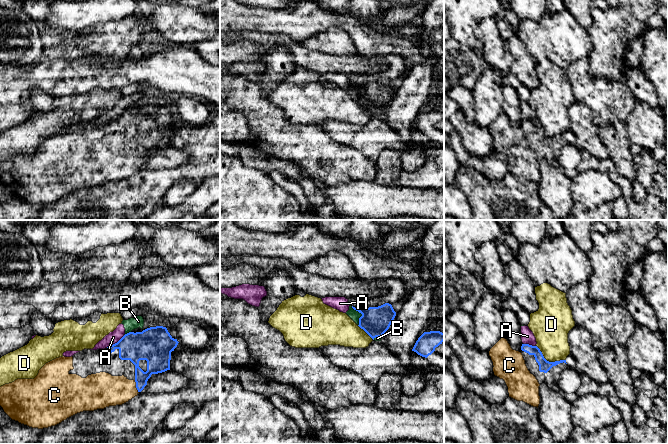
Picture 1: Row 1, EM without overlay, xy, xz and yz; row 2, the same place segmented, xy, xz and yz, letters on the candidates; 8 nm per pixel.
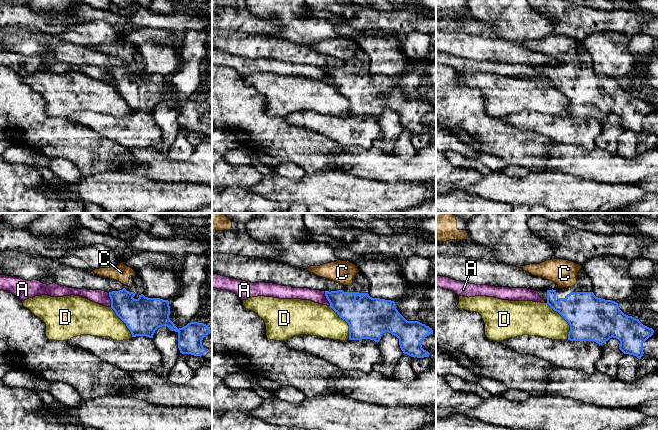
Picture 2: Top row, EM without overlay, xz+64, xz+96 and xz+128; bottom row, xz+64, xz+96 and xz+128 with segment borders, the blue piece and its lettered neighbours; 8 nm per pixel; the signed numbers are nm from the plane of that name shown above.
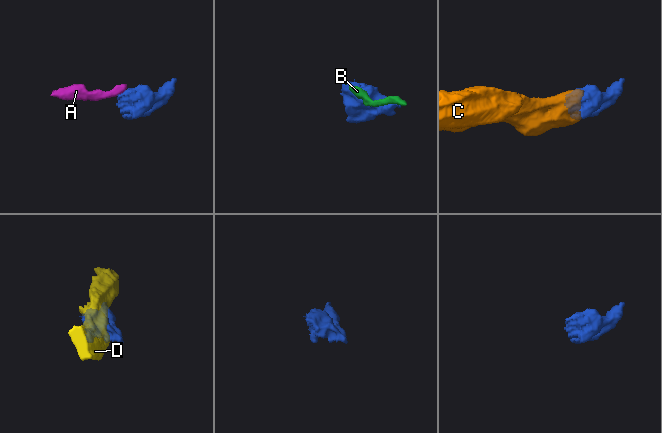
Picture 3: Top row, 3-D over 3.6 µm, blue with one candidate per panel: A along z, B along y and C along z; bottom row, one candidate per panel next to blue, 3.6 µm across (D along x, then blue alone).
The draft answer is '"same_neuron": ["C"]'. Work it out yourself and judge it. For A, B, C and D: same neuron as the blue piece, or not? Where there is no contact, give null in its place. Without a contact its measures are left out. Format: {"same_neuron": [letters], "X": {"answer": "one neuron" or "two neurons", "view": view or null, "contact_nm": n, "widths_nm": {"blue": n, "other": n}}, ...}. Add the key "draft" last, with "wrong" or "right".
{"same_neuron": ["C"], "A": {"answer": "two neurons", "view": "xy", "contact_nm": 180, "widths_nm": {"blue": 240, "other": 100}}, "B": {"answer": "two neurons", "view": "xz", "contact_nm": 170, "widths_nm": {"blue": 240, "other": 80}}, "C": {"answer": "one neuron", "view": "xy", "contact_nm": 110, "widths_nm": {"blue": 160, "other": 260}}, "D": {"answer": "two neurons", "view": "yz", "contact_nm": 260, "widths_nm": {"blue": 100, "other": 280}}, "draft": "right"}

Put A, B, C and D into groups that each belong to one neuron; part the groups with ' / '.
A B / C / D

